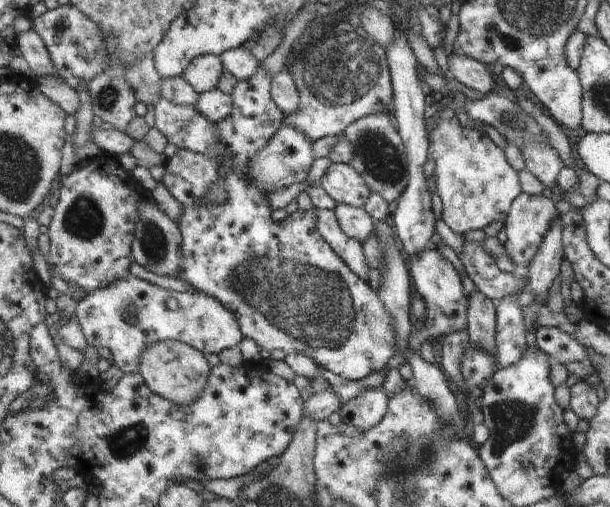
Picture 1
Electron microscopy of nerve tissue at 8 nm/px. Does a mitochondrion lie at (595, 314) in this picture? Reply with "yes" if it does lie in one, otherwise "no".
no

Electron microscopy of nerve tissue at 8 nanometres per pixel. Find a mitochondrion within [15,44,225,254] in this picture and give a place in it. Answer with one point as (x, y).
(85, 219)

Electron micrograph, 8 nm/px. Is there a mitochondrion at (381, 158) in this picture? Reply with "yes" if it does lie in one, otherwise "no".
yes

